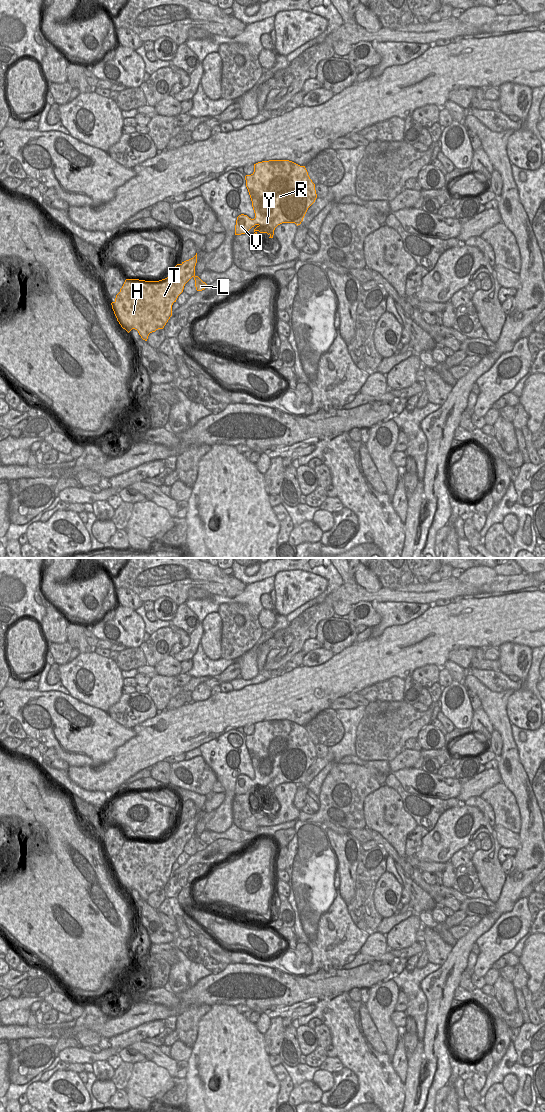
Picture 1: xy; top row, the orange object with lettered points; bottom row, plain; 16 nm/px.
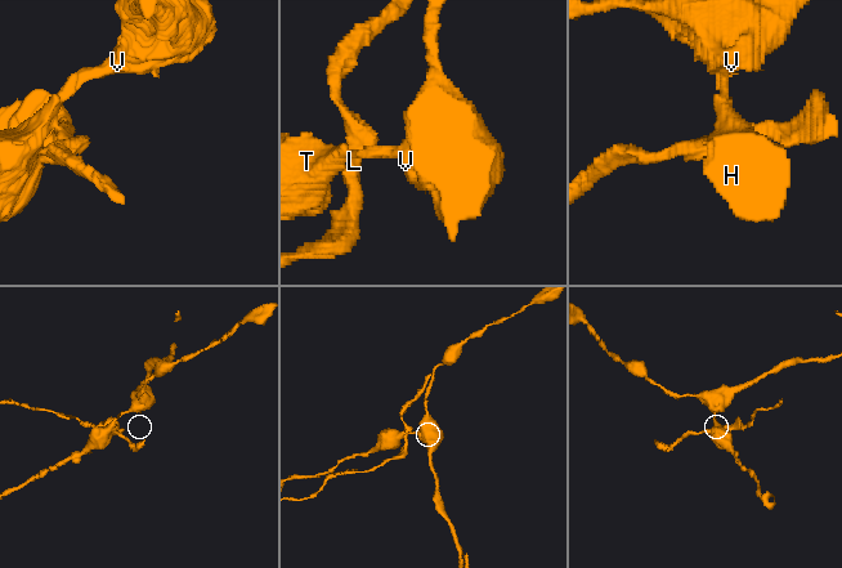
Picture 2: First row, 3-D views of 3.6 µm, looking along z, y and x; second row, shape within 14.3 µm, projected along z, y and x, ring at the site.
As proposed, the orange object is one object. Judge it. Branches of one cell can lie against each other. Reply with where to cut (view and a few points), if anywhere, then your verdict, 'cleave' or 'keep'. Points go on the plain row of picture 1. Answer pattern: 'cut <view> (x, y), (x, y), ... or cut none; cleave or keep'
cut xy (194, 836), (197, 837); cleave

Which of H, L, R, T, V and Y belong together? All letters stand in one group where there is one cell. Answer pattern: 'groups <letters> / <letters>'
groups H R T V Y / L

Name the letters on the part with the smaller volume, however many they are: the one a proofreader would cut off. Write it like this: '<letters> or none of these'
L.

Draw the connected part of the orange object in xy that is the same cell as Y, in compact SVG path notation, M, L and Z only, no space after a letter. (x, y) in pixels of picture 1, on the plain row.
M269 720L254 724L254 732L245 736L255 778L241 774L237 777L235 795L248 792L255 785L254 794L267 793L273 798L275 788L282 783L301 784L308 768L317 758L315 744L310 739L305 726L289 720Z

